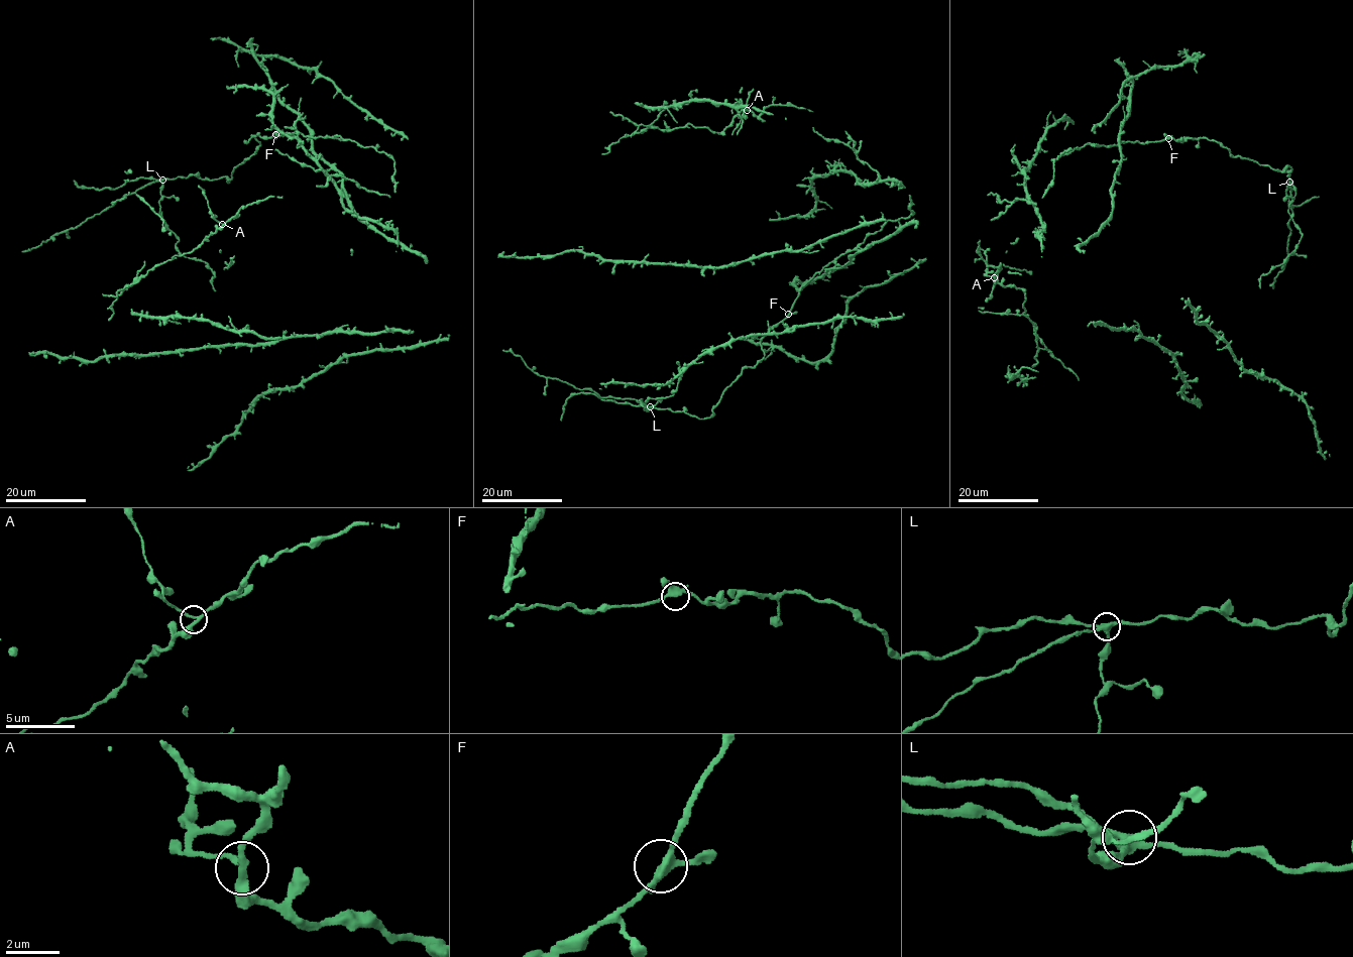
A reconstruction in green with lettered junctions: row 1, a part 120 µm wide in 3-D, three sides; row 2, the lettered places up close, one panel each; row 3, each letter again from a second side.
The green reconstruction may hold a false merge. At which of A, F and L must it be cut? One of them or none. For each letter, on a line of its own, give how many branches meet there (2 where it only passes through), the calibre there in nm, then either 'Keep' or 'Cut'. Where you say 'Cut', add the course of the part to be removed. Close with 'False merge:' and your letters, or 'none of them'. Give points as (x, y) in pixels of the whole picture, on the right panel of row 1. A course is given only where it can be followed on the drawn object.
A: Branches: 3. Thickness 240 nm. Keep
F: Branches: 3. Thickness 300 nm. Keep
L: Branches: 3. Thickness 320 nm. Cut. Course of the part to remove: (1289, 183), (1285, 192), (1292, 211), (1288, 224), (1291, 230), (1287, 258), (1274, 278), (1273, 287)
False merge: L

